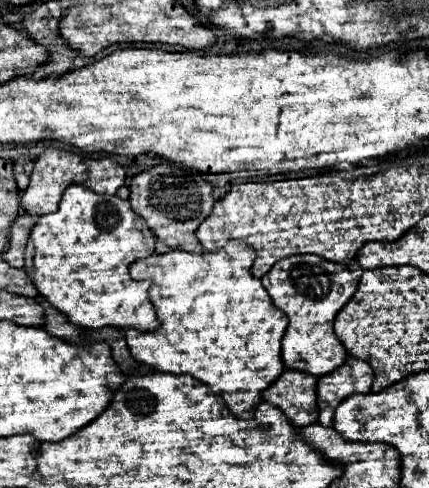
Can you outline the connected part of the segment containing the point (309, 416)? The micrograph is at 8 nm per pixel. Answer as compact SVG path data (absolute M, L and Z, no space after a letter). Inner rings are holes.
M285 371L267 391L263 401L279 407L293 425L307 427L317 423L317 377L301 371Z

